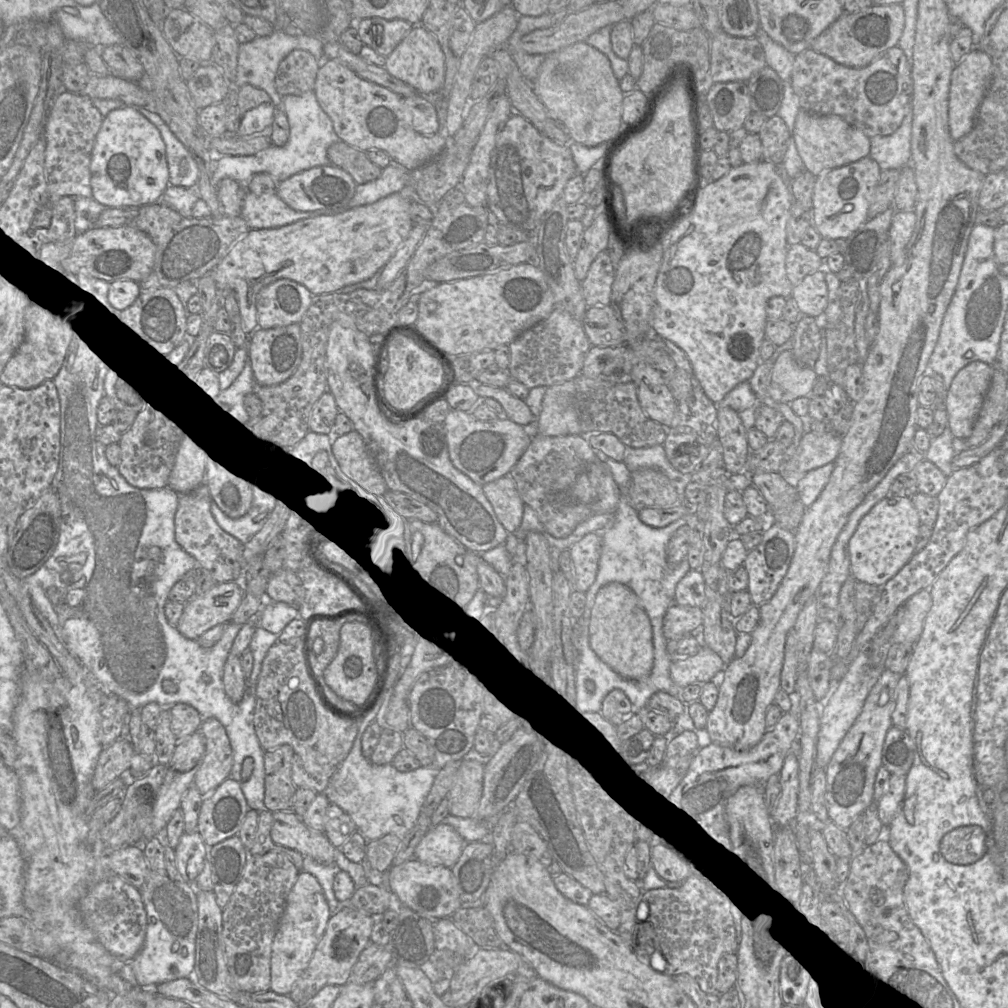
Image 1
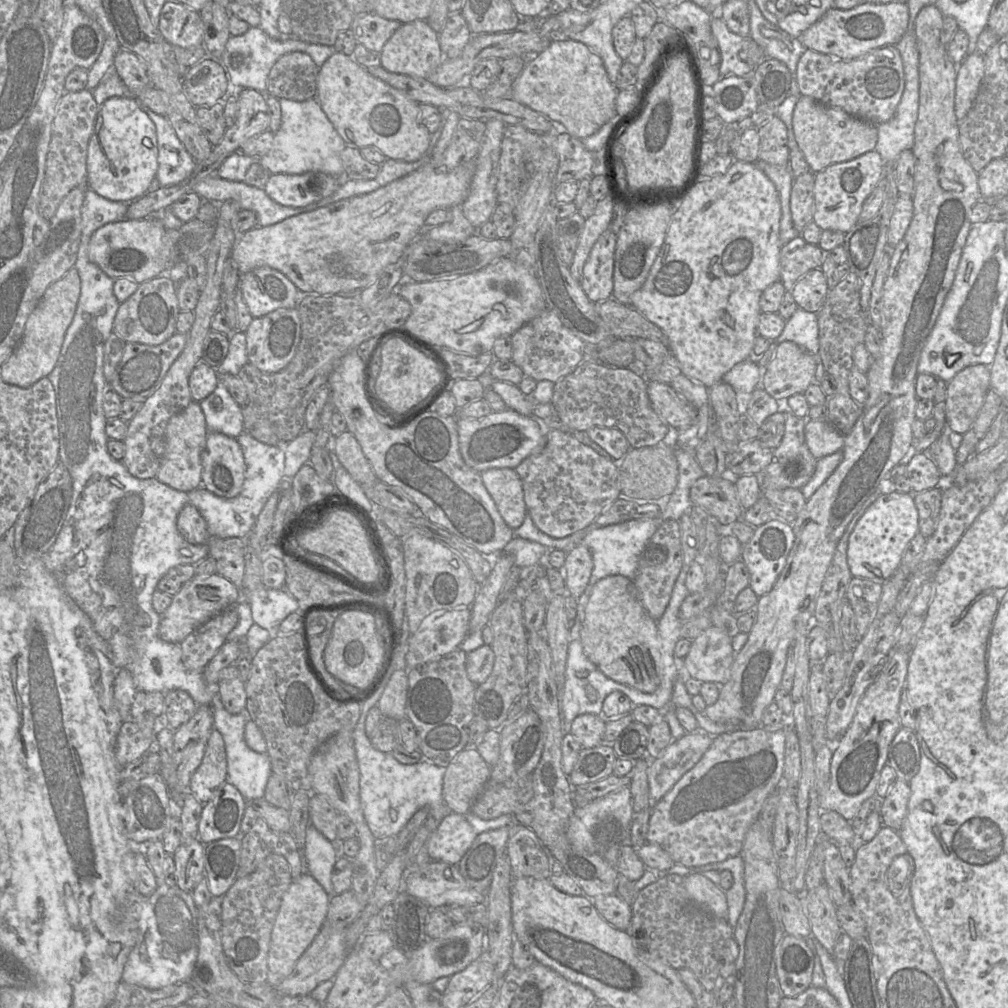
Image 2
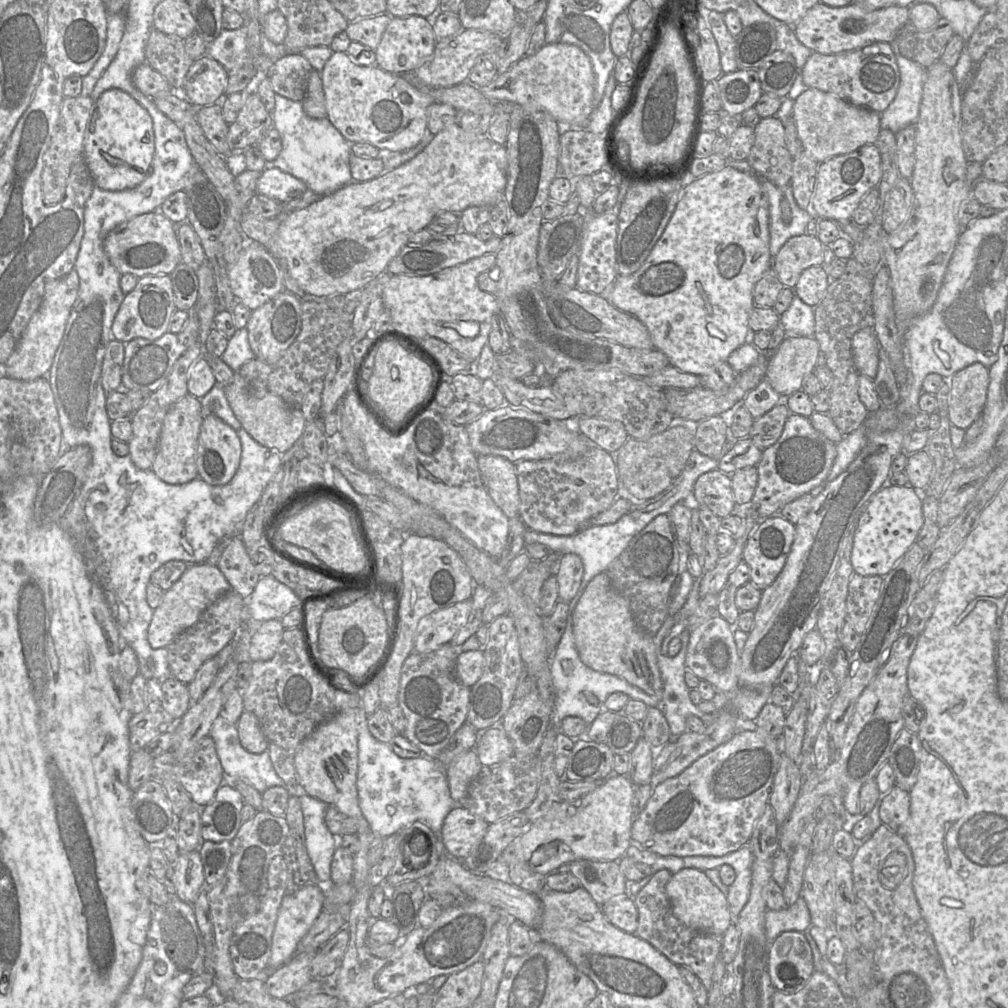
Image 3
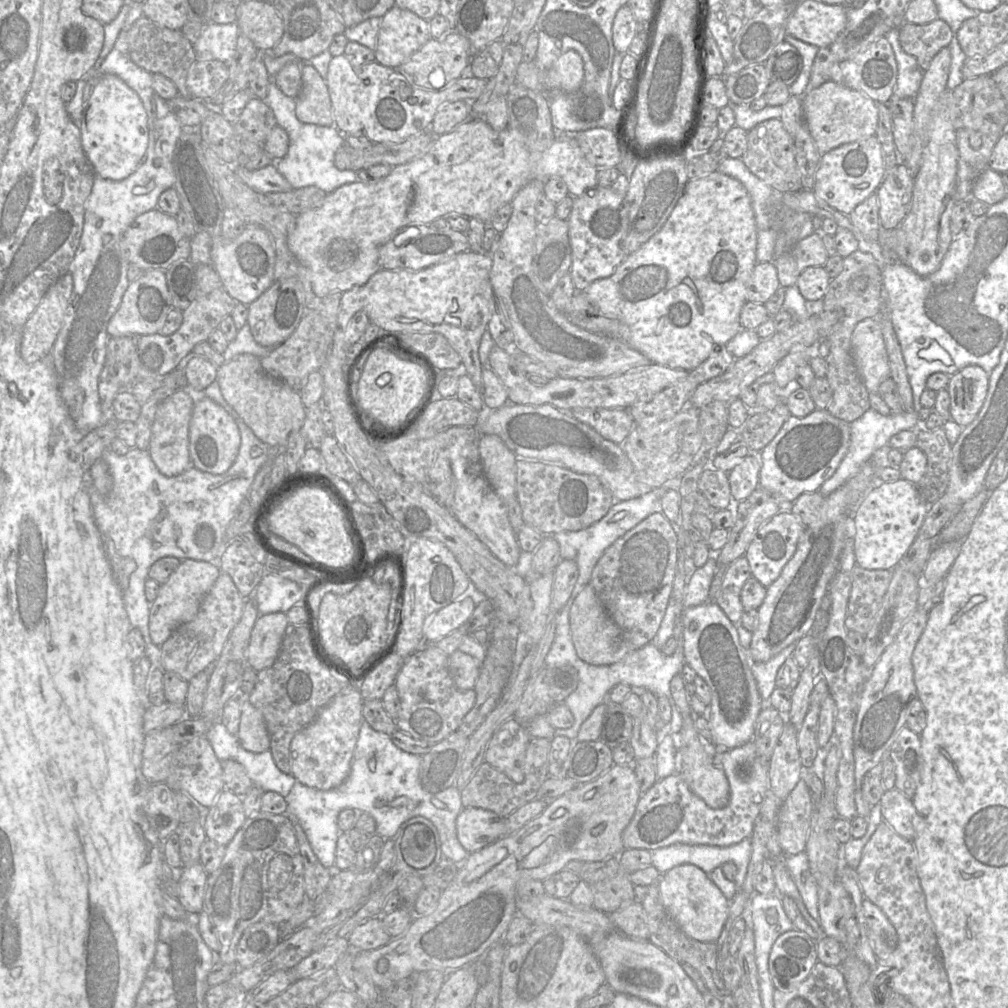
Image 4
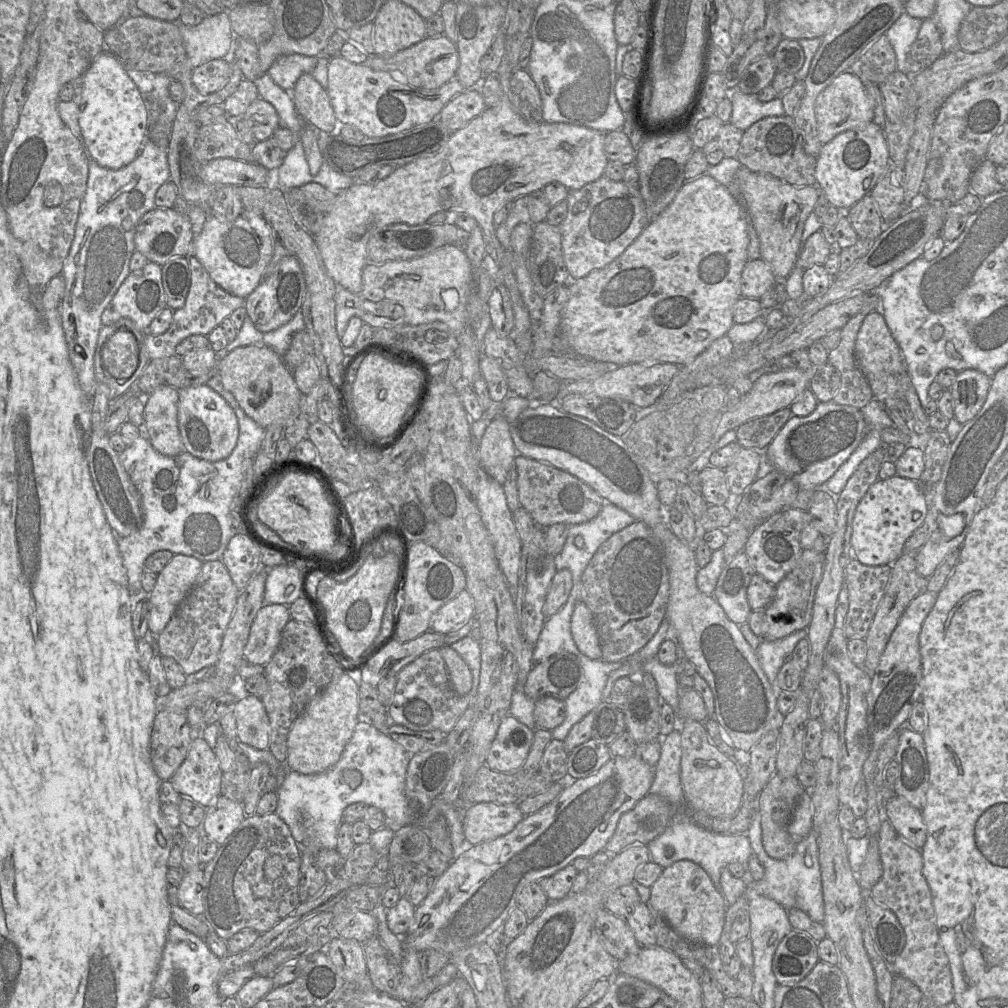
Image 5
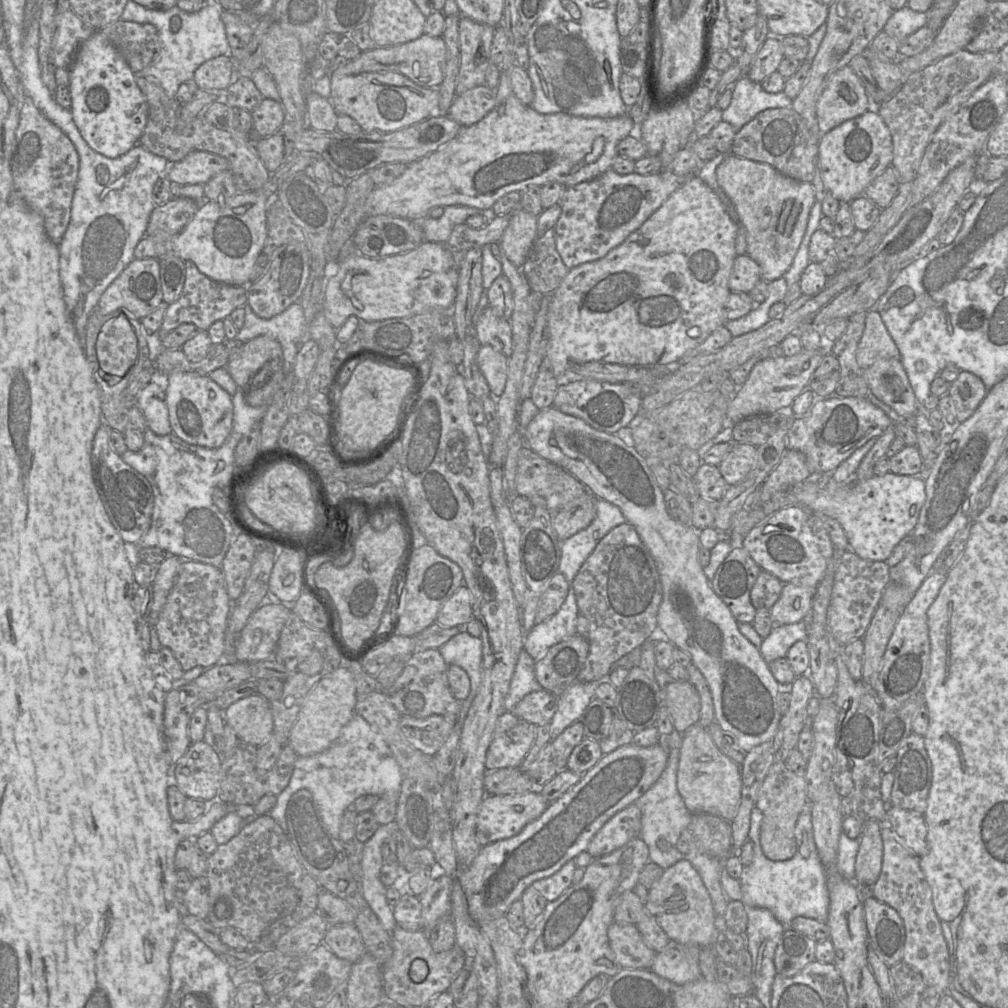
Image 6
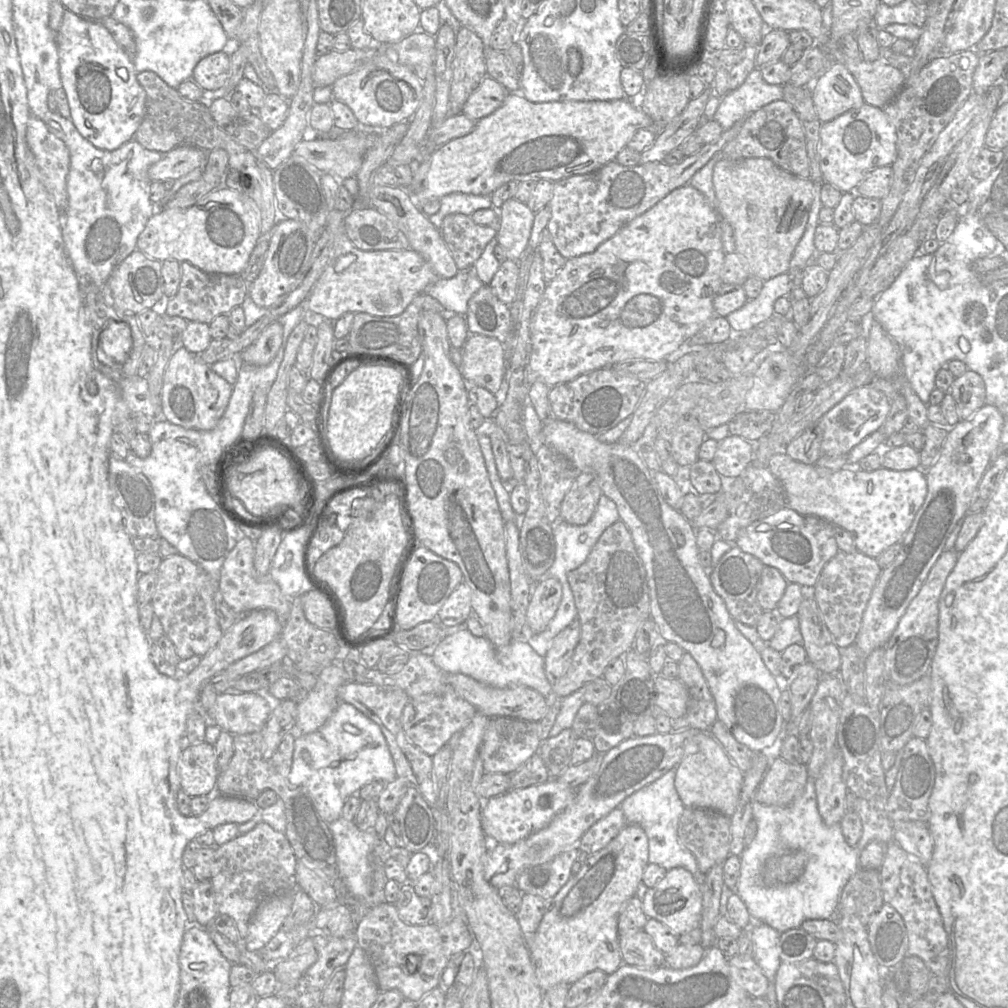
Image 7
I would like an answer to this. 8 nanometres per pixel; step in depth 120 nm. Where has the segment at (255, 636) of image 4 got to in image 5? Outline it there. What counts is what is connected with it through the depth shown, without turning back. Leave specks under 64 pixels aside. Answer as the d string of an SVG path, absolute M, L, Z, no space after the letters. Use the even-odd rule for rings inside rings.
M264 604L257 612L244 647L244 659L265 666L276 652L281 633L291 619L284 604Z

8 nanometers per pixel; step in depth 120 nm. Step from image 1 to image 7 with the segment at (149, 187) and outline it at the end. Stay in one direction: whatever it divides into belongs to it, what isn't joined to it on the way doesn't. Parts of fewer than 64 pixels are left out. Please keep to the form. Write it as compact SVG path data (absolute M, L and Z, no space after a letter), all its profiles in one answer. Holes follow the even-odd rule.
M65 10L56 41L62 88L68 99L70 119L78 132L96 148L107 151L116 150L134 139L146 113L146 92L137 80L133 59L101 21L86 19L69 10Z

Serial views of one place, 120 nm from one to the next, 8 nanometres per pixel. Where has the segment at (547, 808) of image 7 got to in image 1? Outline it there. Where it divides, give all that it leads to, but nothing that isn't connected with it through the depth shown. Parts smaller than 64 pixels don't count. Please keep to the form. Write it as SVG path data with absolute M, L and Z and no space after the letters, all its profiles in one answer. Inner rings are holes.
M439 823L417 845L414 858L432 866L452 868L460 858L465 844L452 826Z

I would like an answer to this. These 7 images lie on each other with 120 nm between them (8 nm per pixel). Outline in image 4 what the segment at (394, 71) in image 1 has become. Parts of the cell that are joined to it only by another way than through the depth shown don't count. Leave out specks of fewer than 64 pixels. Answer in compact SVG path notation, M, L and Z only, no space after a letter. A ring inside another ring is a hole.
M394 5L381 17L375 61L399 68L430 39L429 21Z

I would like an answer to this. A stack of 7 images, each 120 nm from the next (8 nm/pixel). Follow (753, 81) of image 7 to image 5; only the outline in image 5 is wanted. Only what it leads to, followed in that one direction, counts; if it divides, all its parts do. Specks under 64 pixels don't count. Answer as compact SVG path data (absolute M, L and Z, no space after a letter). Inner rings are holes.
M728 89L728 97L732 103L729 122L743 132L764 117L785 115L781 97L762 102L756 94L744 94L735 89Z

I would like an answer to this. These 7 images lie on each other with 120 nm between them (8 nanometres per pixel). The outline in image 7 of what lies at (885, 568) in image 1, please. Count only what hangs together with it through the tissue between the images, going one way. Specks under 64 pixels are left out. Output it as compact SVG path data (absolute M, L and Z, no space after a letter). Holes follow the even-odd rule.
M786 453L773 455L768 468L781 482L785 495L786 505L801 515L816 516L829 523L840 526L853 537L856 549L873 558L879 557L893 544L900 542L910 528L914 517L922 506L927 494L925 471L921 468L910 470L891 470L879 468L866 472L857 466L846 465L839 471L819 468L793 460Z

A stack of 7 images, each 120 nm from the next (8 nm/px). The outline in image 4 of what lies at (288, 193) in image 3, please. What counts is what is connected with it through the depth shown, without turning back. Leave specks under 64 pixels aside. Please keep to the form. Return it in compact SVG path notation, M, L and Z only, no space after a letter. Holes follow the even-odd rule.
M275 163L250 171L244 165L233 165L237 176L249 187L262 193L288 192L293 188L278 172Z

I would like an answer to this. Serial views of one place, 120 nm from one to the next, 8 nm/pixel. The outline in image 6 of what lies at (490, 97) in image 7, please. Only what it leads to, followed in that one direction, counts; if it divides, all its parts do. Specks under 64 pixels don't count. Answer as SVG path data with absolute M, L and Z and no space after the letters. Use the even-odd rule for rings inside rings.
M486 84L476 86L457 95L447 112L447 116L462 127L479 122L495 106L496 90Z

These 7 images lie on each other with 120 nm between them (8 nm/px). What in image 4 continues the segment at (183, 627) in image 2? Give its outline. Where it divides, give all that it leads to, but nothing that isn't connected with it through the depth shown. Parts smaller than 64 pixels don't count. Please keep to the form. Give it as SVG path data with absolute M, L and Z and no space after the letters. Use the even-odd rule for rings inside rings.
M181 561L167 581L160 585L156 599L150 604L149 633L154 644L161 646L180 625L195 618L201 601L220 573L219 567L207 561Z

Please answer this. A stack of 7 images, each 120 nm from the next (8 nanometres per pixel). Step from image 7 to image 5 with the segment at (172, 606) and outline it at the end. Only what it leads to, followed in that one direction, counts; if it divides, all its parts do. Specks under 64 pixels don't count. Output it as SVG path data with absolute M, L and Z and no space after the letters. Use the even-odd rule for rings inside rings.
M221 560L203 562L201 572L164 630L157 636L158 654L173 658L184 674L214 667L238 598L230 574Z

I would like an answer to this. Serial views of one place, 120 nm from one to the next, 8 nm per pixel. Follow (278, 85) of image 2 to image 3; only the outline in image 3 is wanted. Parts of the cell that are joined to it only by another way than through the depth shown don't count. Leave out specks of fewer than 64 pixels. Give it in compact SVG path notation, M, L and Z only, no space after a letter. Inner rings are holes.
M289 53L275 61L267 71L267 78L276 94L293 101L306 95L313 68L299 53Z

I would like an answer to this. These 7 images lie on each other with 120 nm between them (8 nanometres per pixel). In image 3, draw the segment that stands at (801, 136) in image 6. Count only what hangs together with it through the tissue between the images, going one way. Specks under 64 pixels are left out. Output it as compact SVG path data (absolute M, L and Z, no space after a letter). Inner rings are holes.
M776 117L761 118L754 127L754 143L746 159L757 174L778 187L791 185L793 157L785 142L785 128Z

